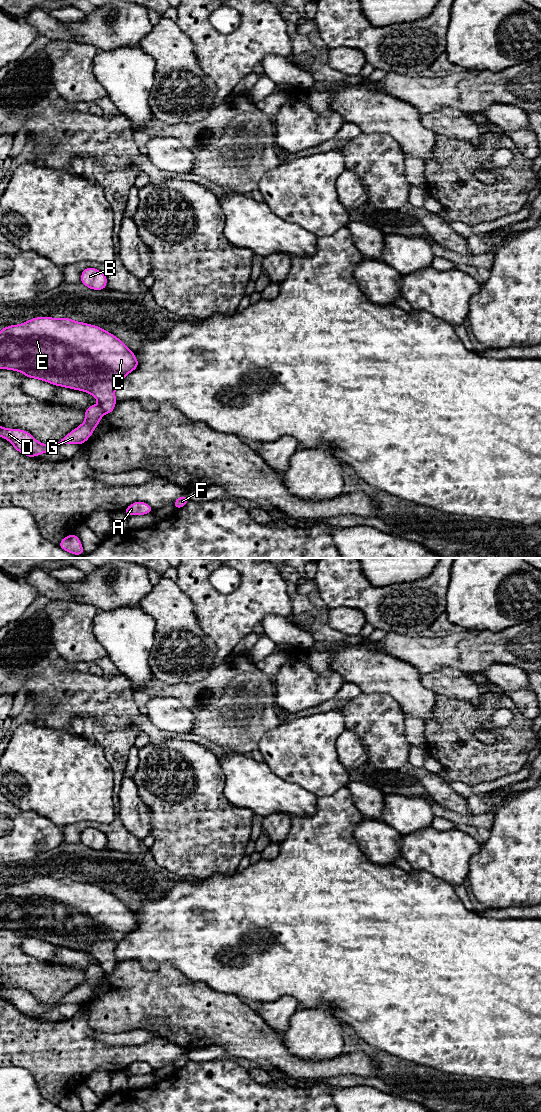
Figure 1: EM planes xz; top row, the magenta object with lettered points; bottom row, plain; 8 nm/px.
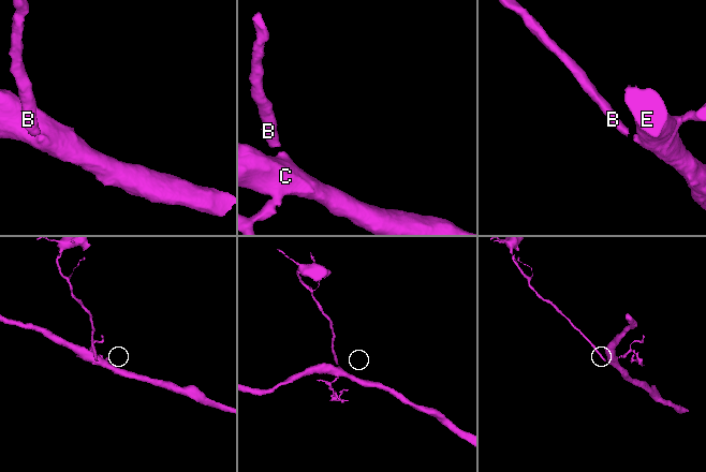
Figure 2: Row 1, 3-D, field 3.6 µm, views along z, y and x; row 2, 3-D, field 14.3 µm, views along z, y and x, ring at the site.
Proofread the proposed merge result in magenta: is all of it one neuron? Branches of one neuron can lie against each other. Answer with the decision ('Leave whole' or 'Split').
Split

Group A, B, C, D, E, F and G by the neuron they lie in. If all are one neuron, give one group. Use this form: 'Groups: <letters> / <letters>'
Groups: A D F G / B C E

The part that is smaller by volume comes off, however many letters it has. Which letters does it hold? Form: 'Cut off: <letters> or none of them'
Cut off: A, D, F, G

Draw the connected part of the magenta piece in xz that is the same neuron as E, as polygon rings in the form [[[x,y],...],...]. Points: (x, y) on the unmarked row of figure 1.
[[[35,877],[0,891],[0,929],[18,931],[26,937],[46,941],[55,946],[87,952],[95,957],[107,974],[116,965],[115,950],[118,944],[139,925],[134,912],[119,898],[96,885],[77,882],[71,878]]]

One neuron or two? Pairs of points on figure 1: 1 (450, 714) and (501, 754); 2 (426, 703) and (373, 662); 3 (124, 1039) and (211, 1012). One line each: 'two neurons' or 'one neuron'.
1: one neuron
2: one neuron
3: two neurons

